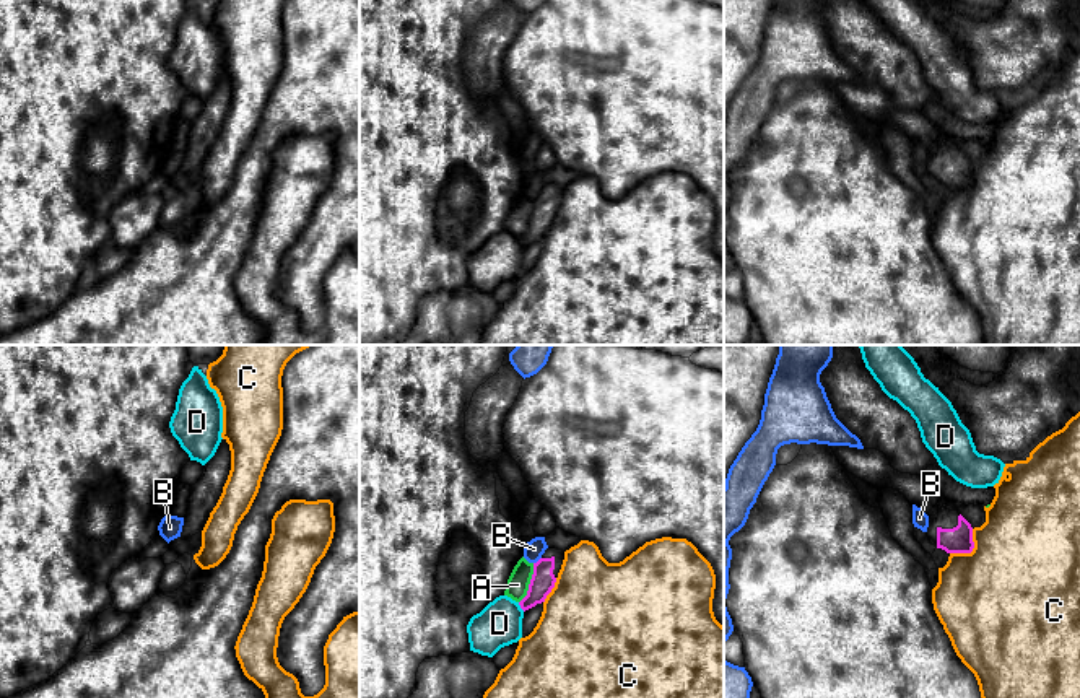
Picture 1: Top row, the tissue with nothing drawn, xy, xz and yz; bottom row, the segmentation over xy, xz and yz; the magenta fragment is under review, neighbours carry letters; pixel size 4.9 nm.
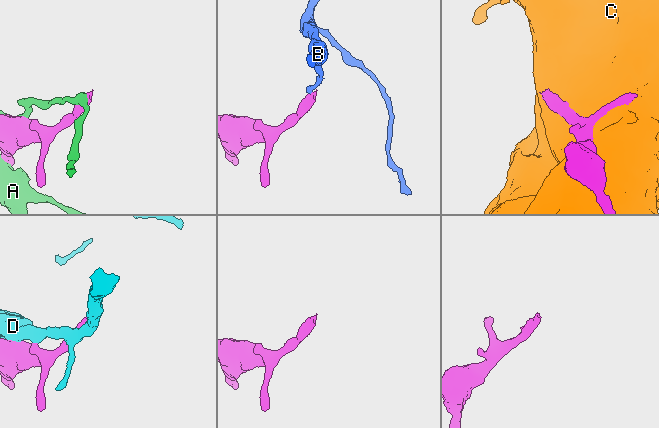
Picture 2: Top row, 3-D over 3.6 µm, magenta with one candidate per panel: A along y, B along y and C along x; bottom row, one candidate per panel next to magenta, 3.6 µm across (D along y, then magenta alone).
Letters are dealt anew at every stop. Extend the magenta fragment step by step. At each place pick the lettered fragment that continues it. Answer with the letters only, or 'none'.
none

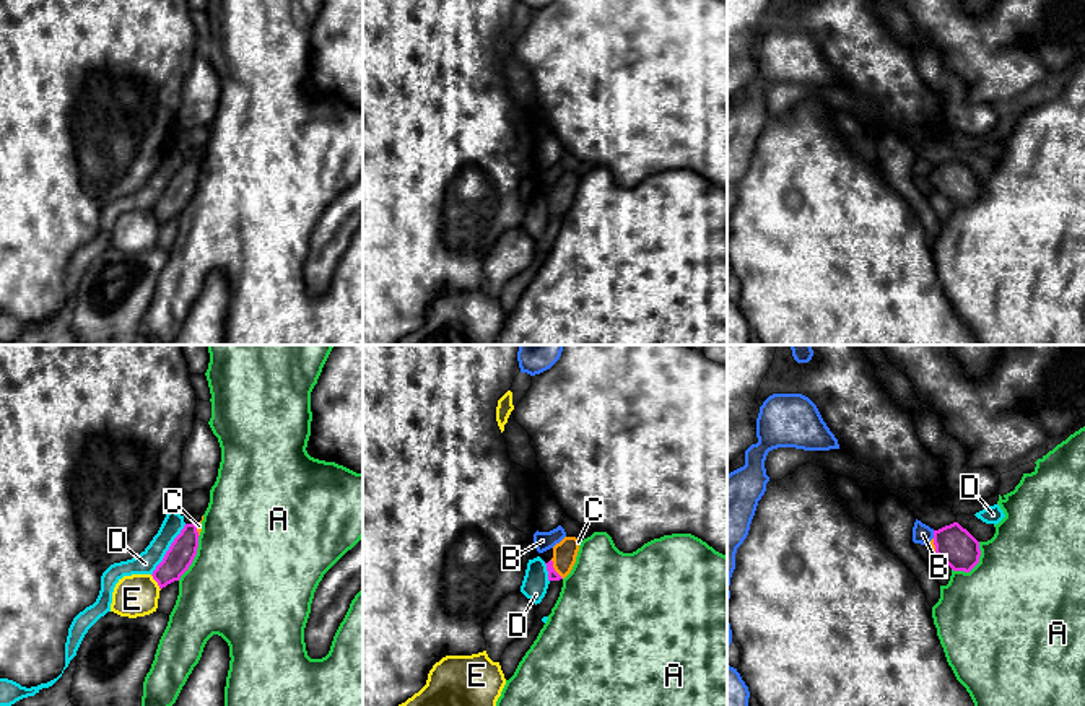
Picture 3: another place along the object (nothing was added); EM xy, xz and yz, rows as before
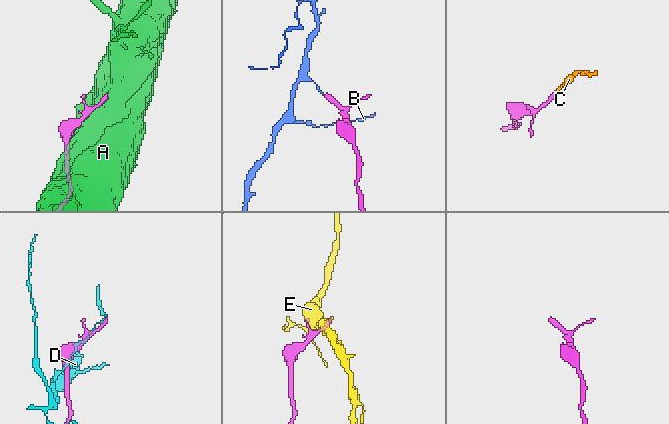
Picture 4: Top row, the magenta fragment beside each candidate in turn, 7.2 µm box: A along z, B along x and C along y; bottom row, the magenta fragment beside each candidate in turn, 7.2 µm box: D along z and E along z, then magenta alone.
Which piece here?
C

